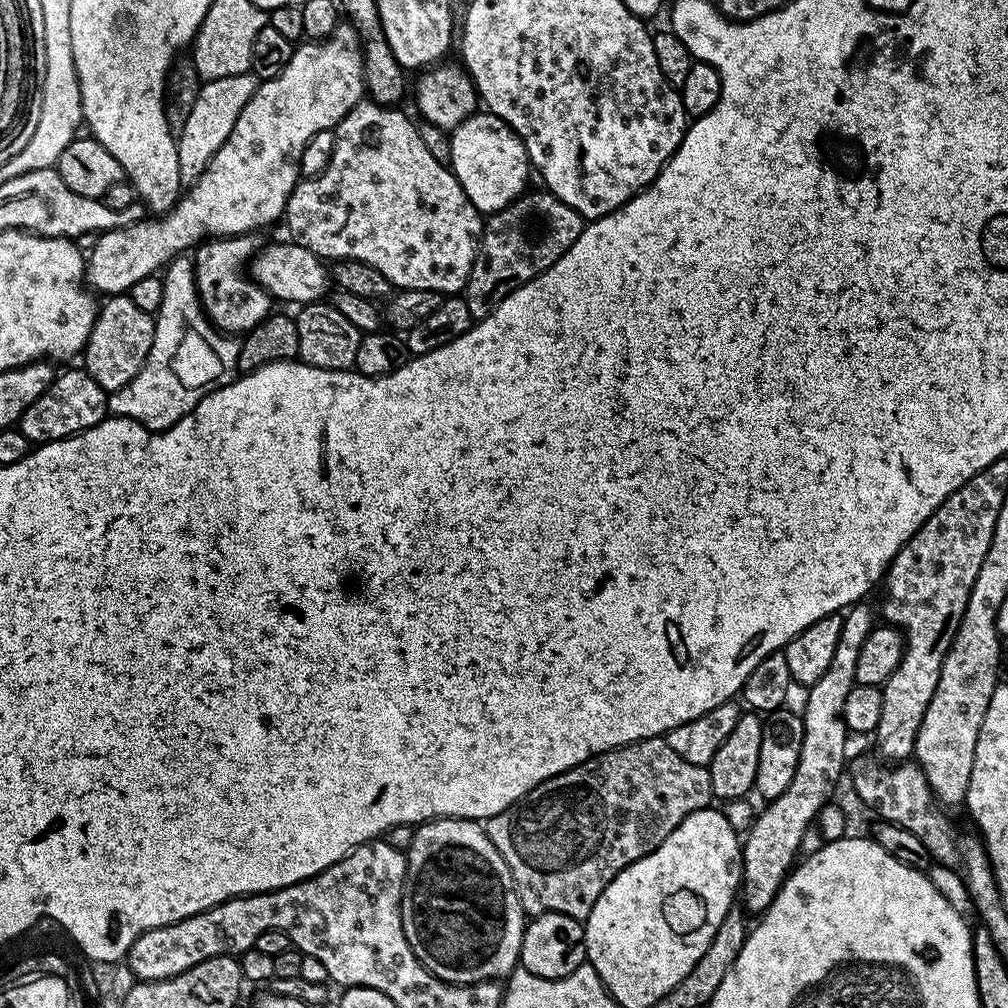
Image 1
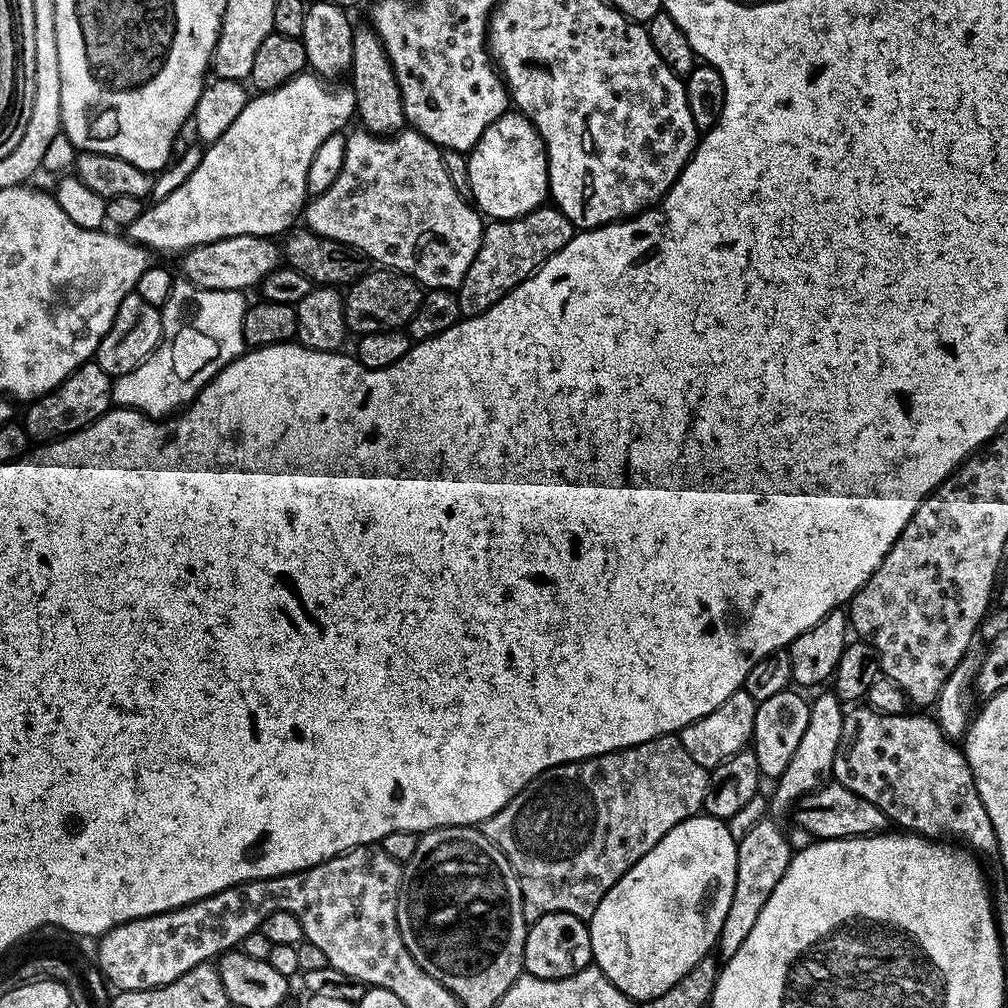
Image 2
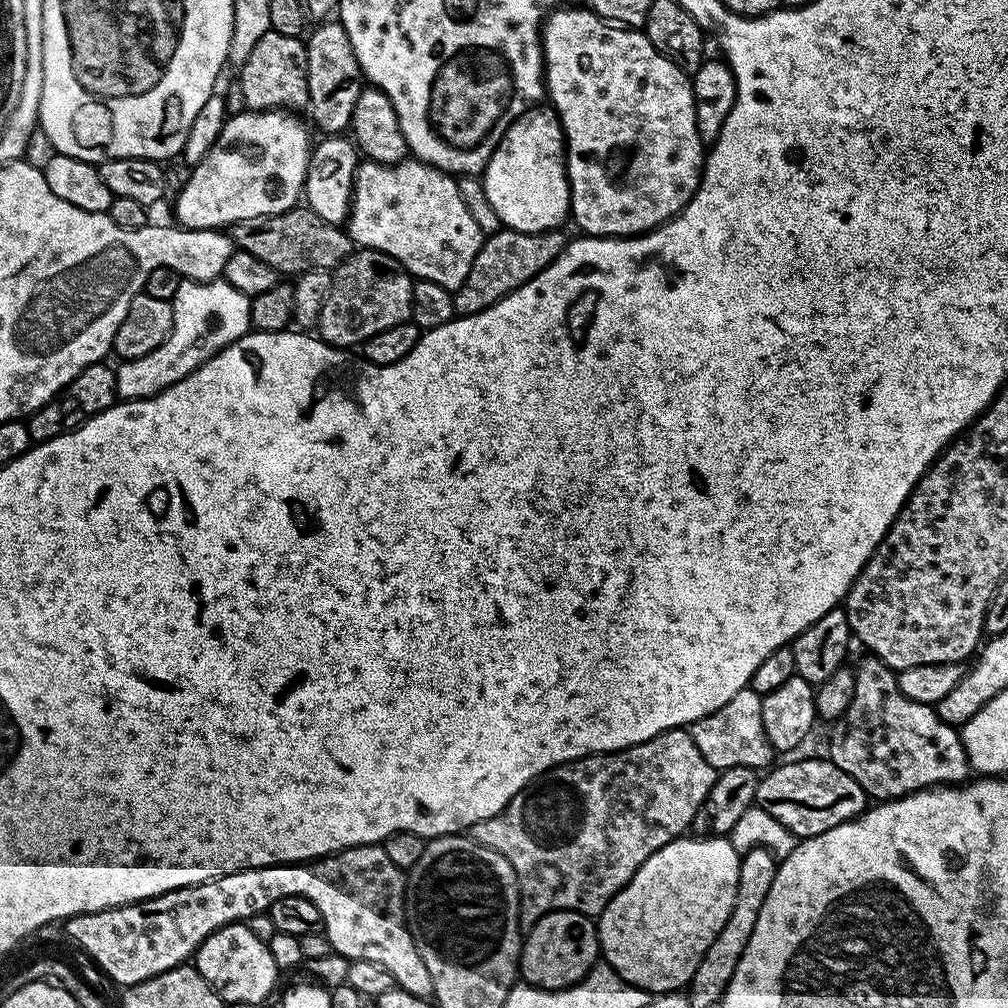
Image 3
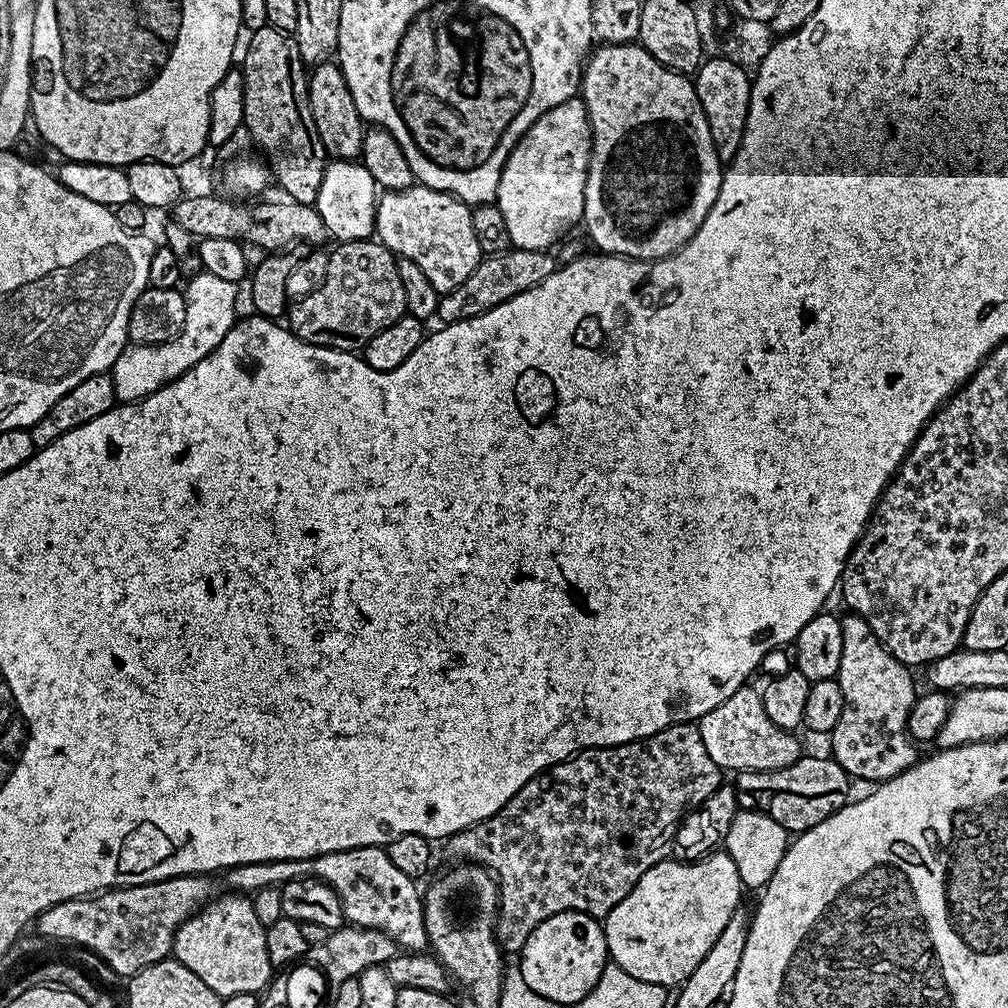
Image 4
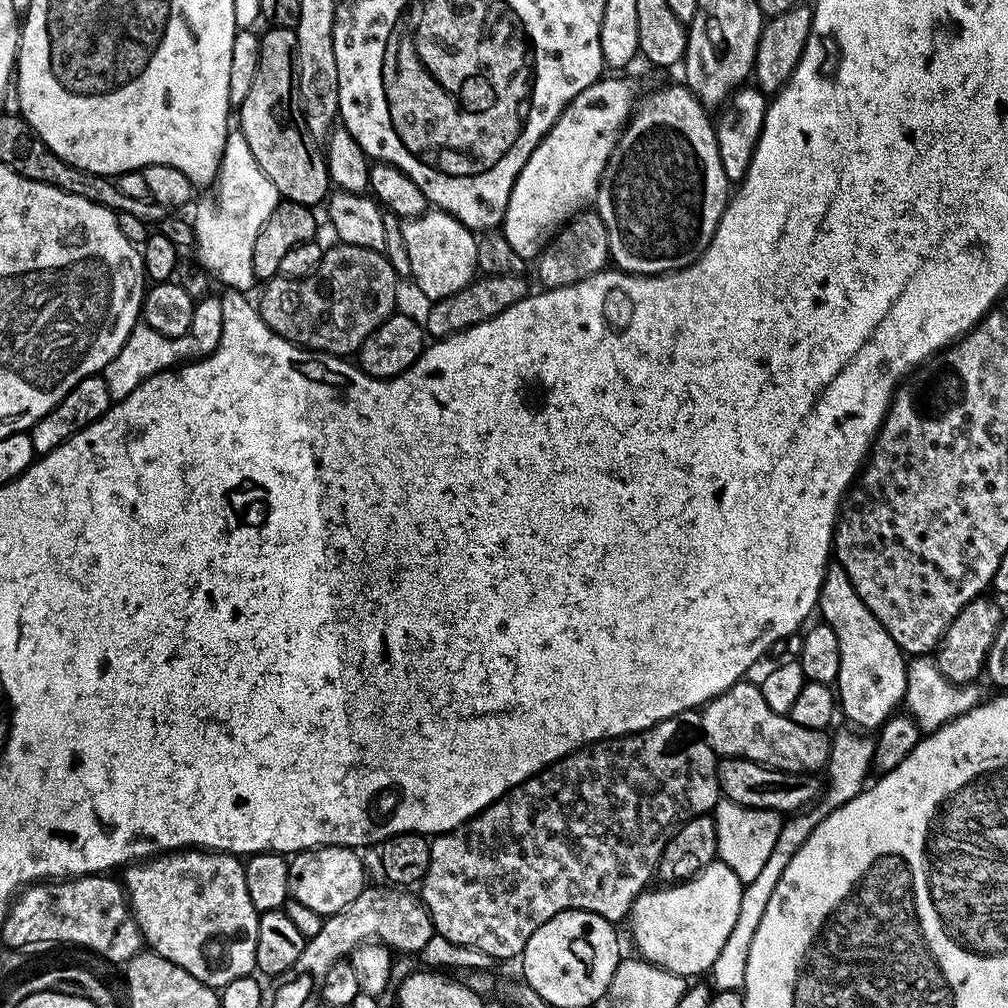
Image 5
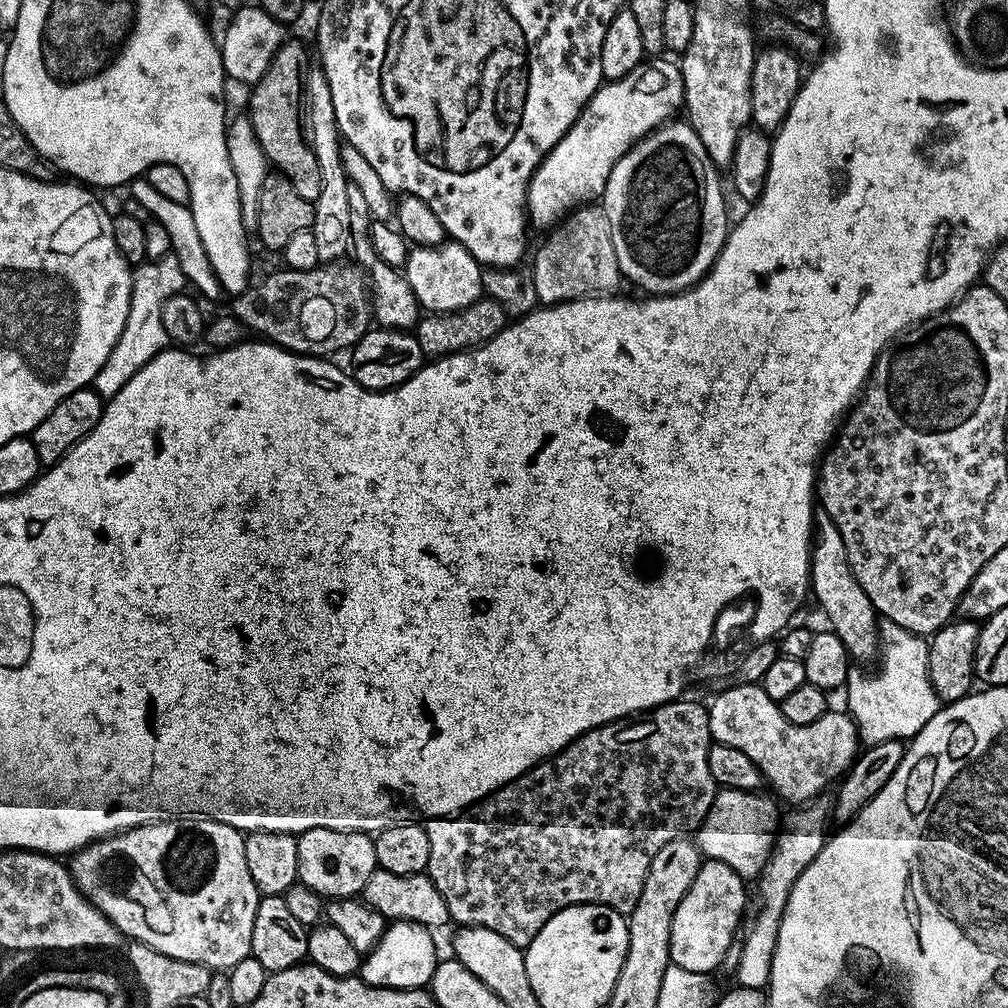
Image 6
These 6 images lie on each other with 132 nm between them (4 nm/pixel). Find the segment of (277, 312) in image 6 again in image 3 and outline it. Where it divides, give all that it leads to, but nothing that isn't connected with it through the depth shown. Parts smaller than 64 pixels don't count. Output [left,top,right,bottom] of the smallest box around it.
[316,249,414,348]

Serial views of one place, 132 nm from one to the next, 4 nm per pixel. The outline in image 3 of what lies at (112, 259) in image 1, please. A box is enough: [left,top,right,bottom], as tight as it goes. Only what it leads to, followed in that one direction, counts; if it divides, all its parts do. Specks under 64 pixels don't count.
[175,110,310,230]

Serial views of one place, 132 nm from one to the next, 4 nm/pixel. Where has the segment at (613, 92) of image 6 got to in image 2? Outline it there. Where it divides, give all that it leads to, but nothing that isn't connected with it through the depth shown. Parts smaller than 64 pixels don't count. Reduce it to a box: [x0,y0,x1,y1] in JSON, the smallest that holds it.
[467,110,549,220]

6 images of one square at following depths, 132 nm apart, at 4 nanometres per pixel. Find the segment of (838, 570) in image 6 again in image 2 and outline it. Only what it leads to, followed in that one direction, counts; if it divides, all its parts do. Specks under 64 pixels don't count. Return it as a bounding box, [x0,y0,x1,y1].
[831,706,1000,857]

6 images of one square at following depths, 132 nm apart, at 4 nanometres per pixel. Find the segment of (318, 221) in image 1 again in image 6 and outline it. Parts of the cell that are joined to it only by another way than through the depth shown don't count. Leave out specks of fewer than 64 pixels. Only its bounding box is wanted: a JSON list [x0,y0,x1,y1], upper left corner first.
[402,242,484,313]

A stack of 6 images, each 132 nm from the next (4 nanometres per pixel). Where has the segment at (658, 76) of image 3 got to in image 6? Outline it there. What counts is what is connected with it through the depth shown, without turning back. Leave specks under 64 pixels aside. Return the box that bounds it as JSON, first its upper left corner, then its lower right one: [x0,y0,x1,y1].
[602,118,730,294]

